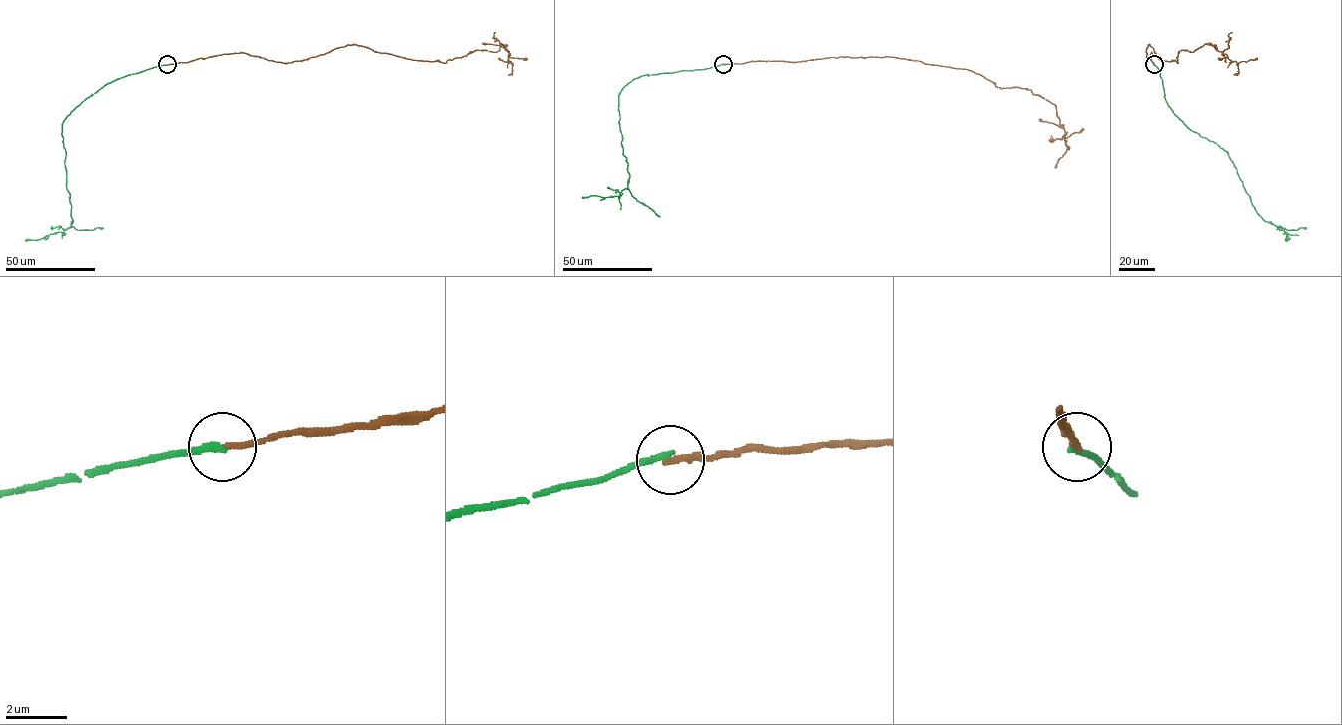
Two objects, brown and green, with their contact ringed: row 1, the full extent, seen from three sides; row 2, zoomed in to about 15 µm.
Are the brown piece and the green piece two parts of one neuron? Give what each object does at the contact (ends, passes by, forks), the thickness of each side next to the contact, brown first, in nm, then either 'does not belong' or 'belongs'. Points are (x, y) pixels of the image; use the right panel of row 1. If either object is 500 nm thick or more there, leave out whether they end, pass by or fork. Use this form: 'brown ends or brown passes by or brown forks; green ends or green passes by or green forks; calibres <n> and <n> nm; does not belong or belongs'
brown ends; green ends; calibres 240 and 240 nm; does not belong

